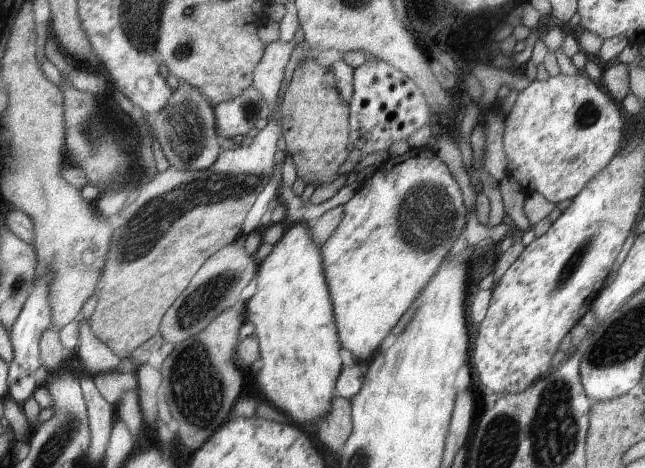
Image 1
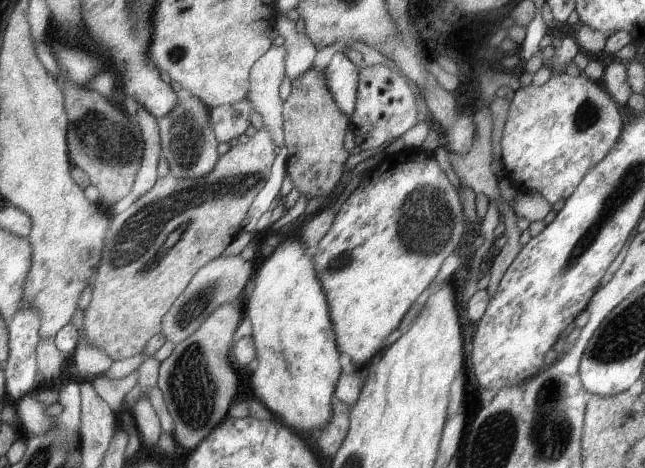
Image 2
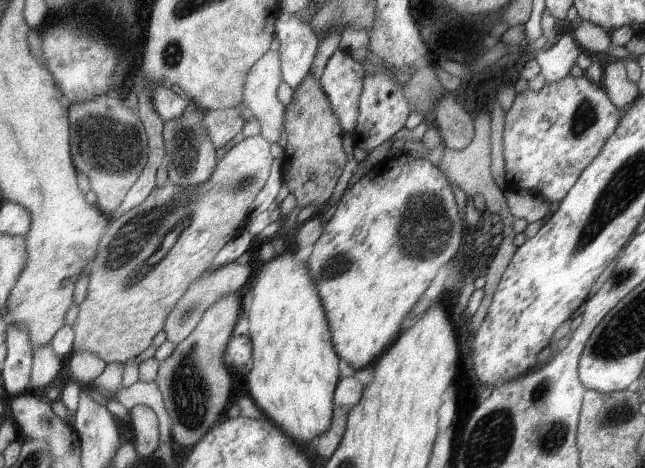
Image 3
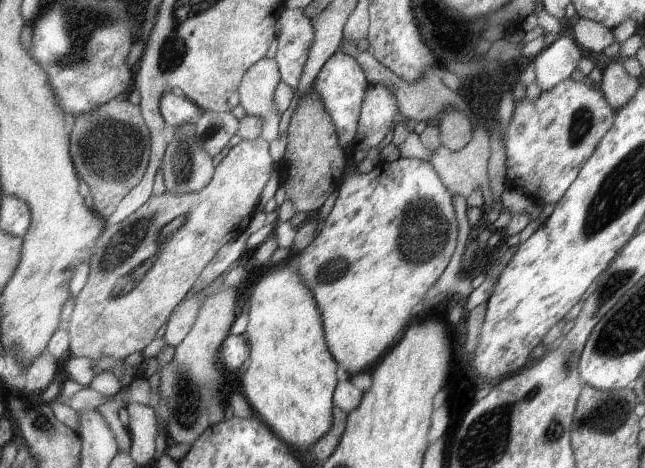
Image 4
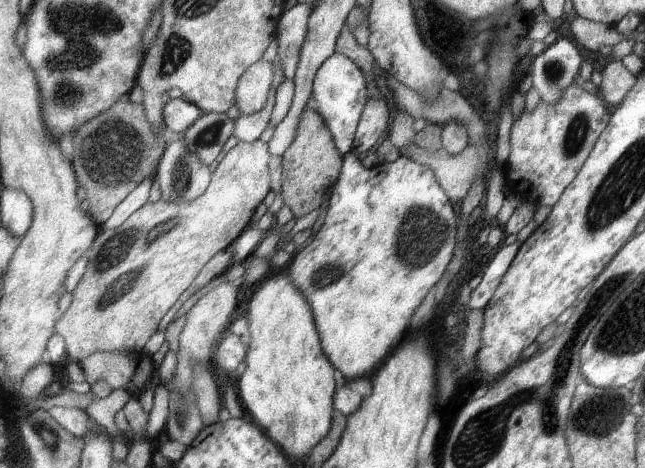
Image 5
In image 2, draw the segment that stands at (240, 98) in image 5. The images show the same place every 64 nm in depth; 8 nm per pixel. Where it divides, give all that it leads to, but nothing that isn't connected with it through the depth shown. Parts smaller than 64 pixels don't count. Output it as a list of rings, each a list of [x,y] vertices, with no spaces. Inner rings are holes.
[[[272,46],[256,60],[249,75],[247,100],[249,106],[261,116],[262,128],[272,134],[280,148],[284,143],[283,102],[279,98],[279,82],[283,78],[283,62],[288,50],[285,46]]]

